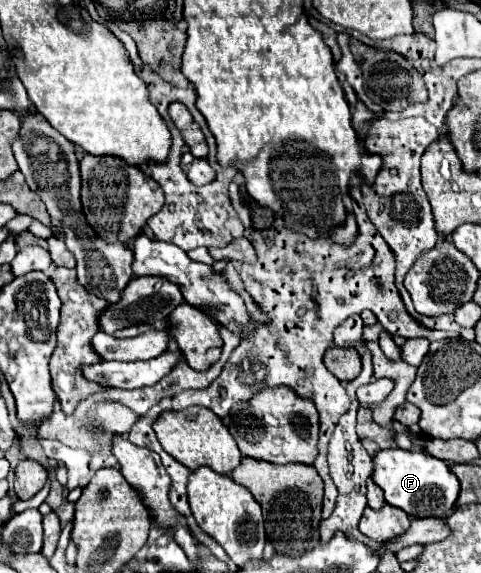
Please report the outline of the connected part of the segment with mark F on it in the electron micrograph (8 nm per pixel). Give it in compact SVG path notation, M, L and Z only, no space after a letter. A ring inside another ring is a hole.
M390 448L374 454L374 484L378 484L390 506L404 510L414 518L444 518L454 510L458 498L458 478L450 472L446 462L424 452Z

